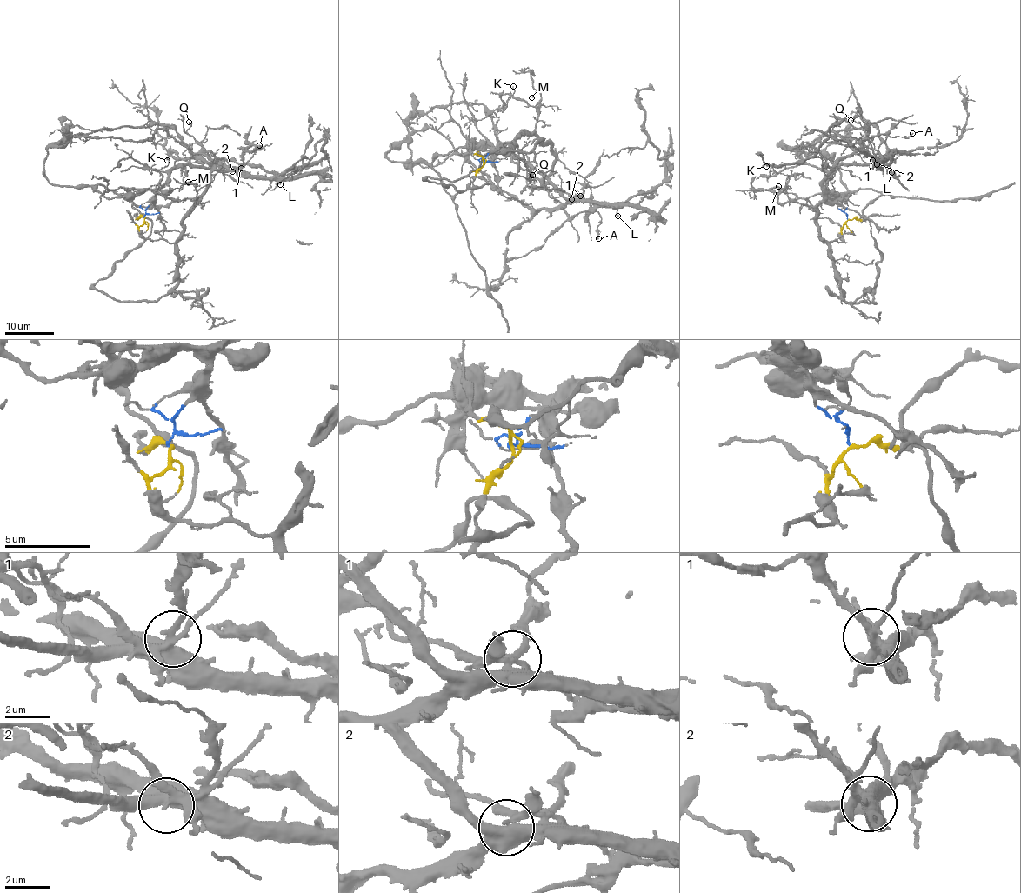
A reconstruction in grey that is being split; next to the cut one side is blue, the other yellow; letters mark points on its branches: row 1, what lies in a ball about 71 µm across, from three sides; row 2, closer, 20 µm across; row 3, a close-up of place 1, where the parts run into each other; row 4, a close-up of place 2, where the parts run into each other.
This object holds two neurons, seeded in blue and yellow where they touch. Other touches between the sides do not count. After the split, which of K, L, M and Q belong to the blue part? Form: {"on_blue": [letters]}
{"on_blue": ["L"]}

